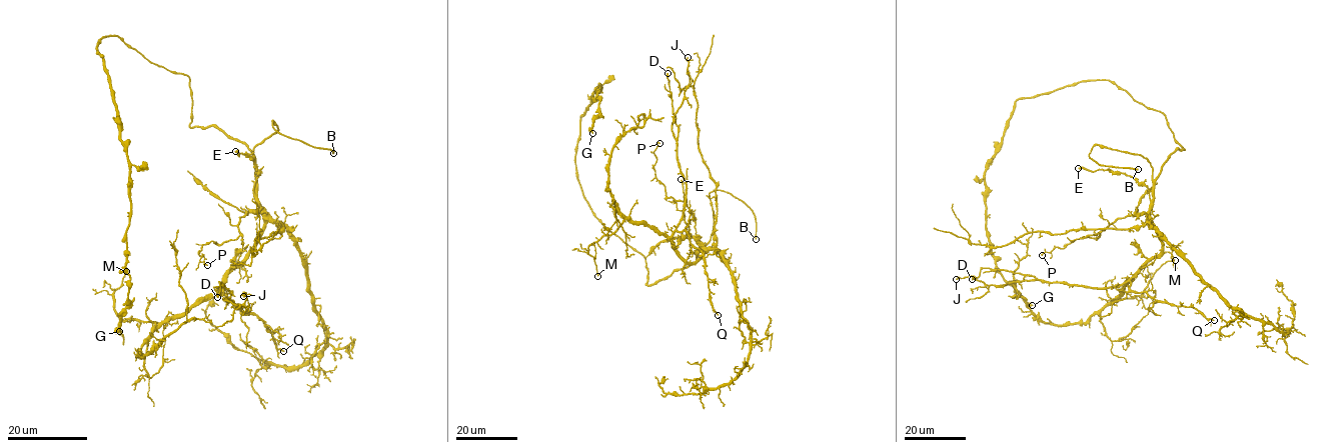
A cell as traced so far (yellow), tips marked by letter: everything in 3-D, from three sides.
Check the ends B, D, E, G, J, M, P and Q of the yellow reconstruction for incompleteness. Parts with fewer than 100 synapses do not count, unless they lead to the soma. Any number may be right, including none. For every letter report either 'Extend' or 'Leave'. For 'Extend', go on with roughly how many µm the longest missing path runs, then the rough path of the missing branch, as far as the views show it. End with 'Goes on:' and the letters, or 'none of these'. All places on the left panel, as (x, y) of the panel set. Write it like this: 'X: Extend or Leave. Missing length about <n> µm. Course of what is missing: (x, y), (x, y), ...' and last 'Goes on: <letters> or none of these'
B: Extend. Missing length about 90 µm. Course of what is missing: (333, 153), (329, 164), (331, 171), (313, 197), (291, 270)
D: Leave
E: Leave
G: Leave
J: Leave
M: Leave
P: Leave
Q: Leave
Goes on: B

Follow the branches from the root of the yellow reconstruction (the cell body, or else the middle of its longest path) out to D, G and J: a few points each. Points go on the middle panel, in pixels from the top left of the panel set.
D: (646, 283), (666, 279), (703, 253), (688, 263), (672, 241), (686, 182), (678, 158), (678, 127), (667, 73)
G: (646, 283), (648, 271), (644, 257), (595, 216), (576, 172), (579, 120), (599, 86), (599, 113), (592, 133)
J: (646, 283), (666, 279), (703, 253), (688, 263), (672, 241), (686, 191), (672, 122), (690, 81), (688, 57)

